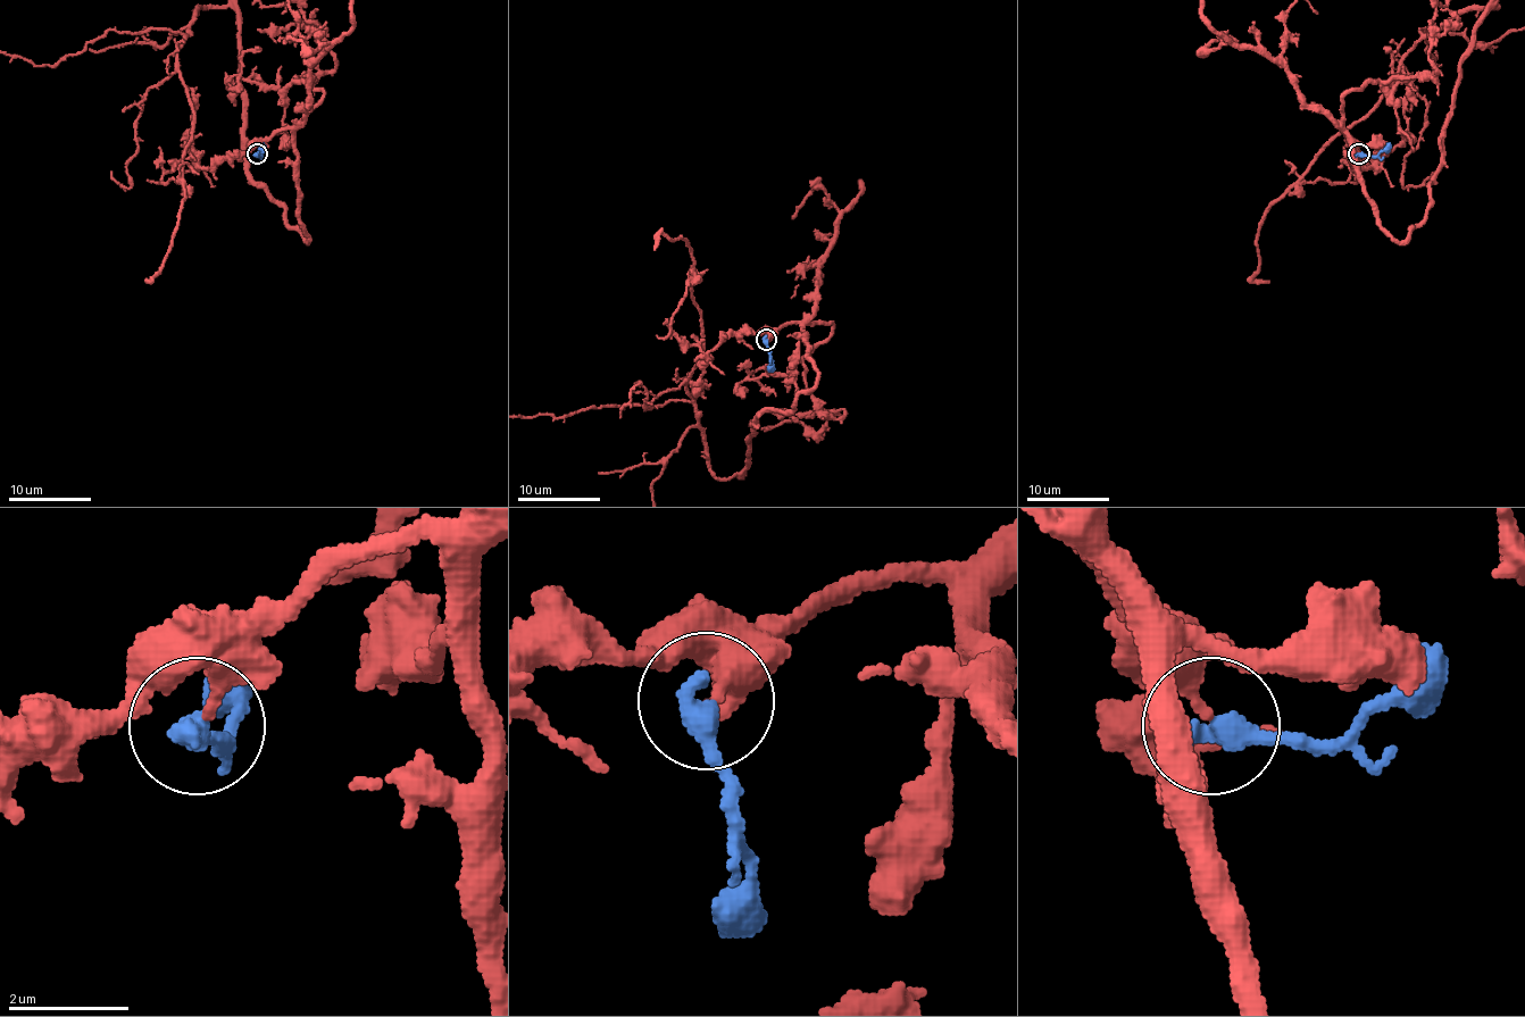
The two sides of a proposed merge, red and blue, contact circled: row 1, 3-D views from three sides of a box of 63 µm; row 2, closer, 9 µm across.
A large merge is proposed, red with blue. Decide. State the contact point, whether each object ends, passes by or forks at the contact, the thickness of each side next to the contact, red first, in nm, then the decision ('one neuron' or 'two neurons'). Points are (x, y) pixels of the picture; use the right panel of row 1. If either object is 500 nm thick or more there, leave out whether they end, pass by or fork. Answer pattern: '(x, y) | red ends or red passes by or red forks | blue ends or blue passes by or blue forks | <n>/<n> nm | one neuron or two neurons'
(1359, 153) | red ends | blue ends | 260/460 nm | two neurons

